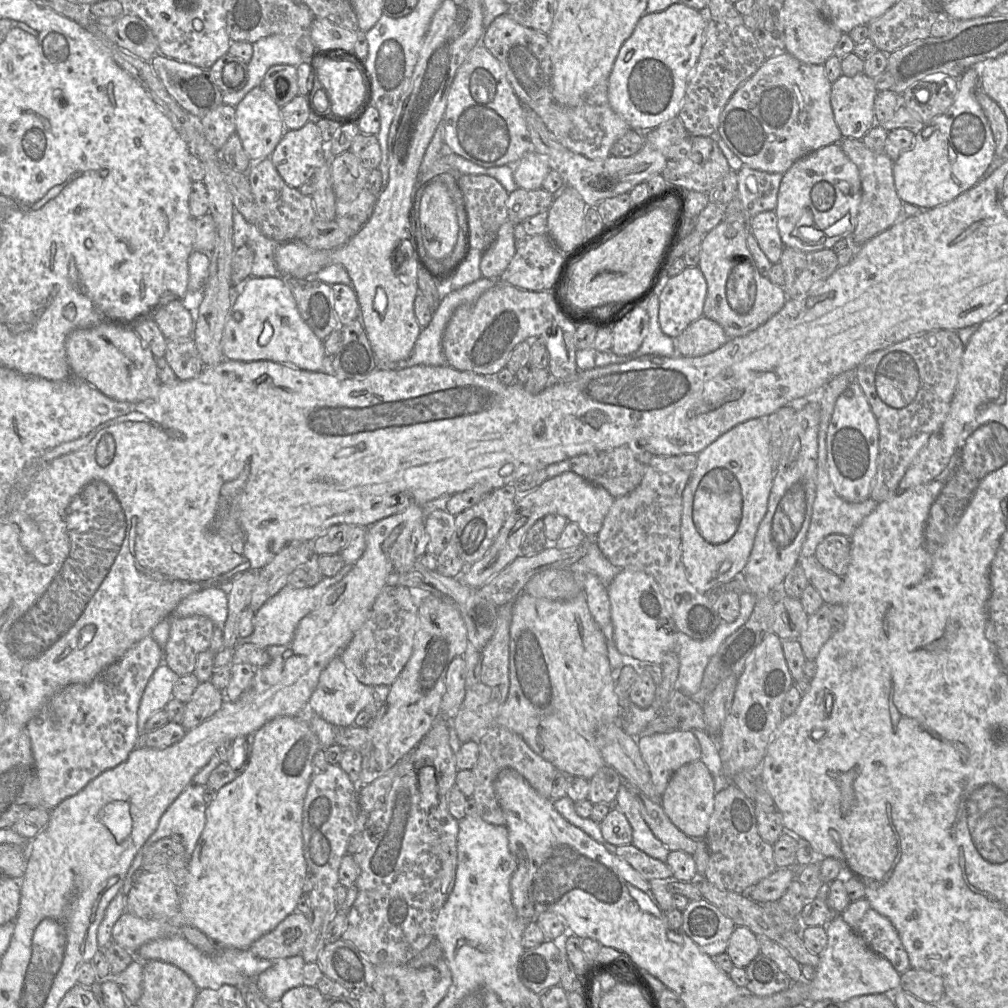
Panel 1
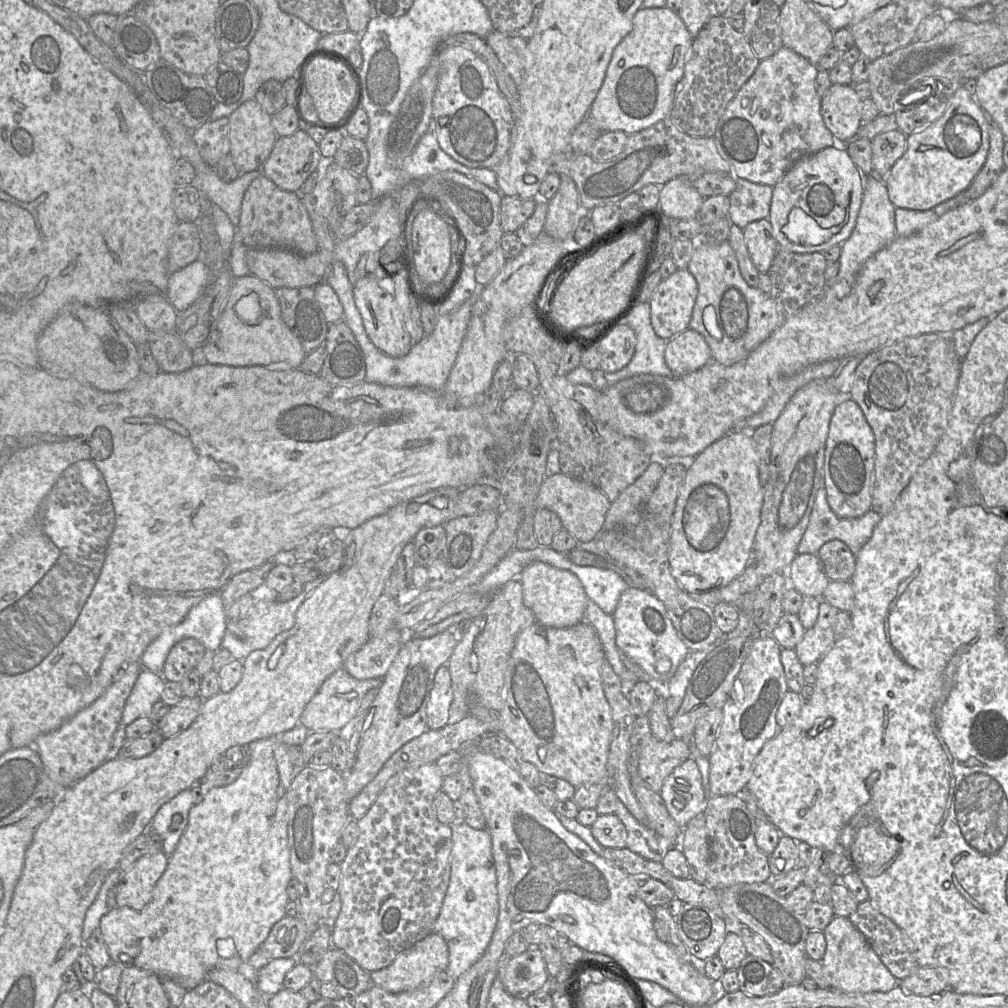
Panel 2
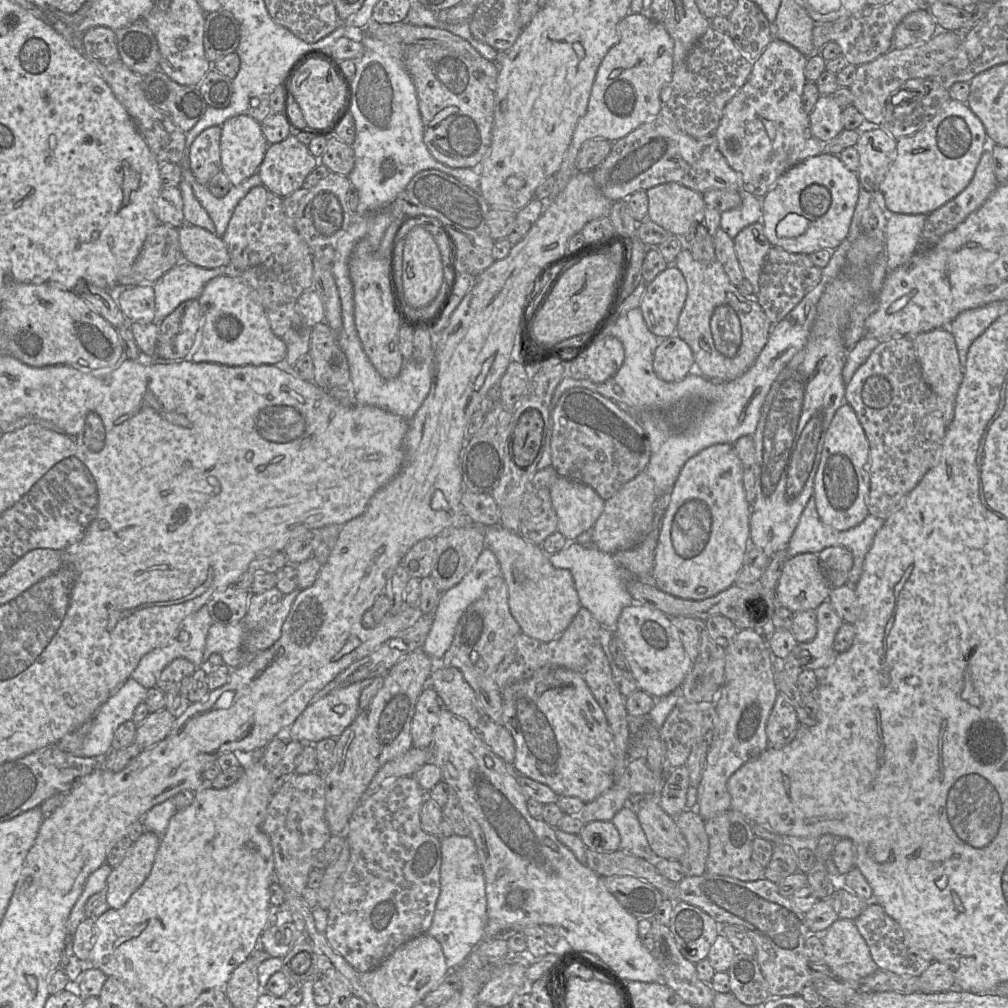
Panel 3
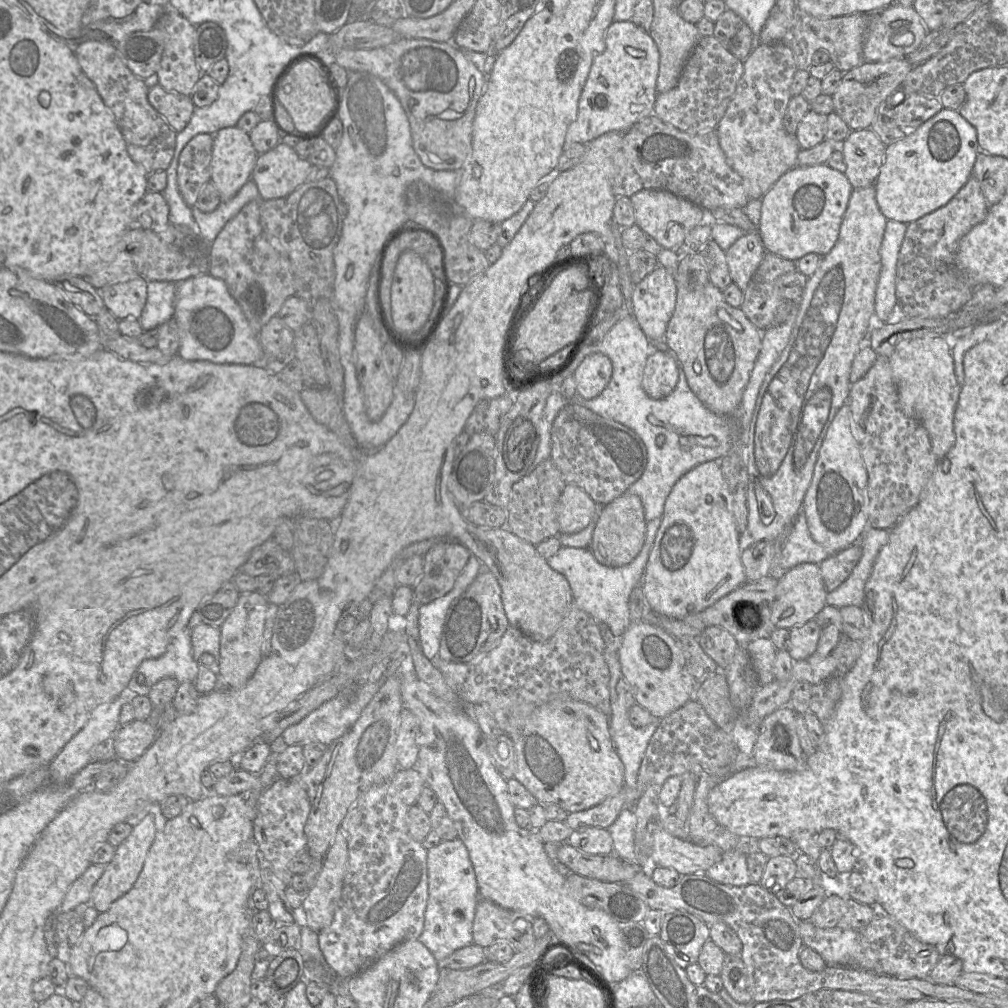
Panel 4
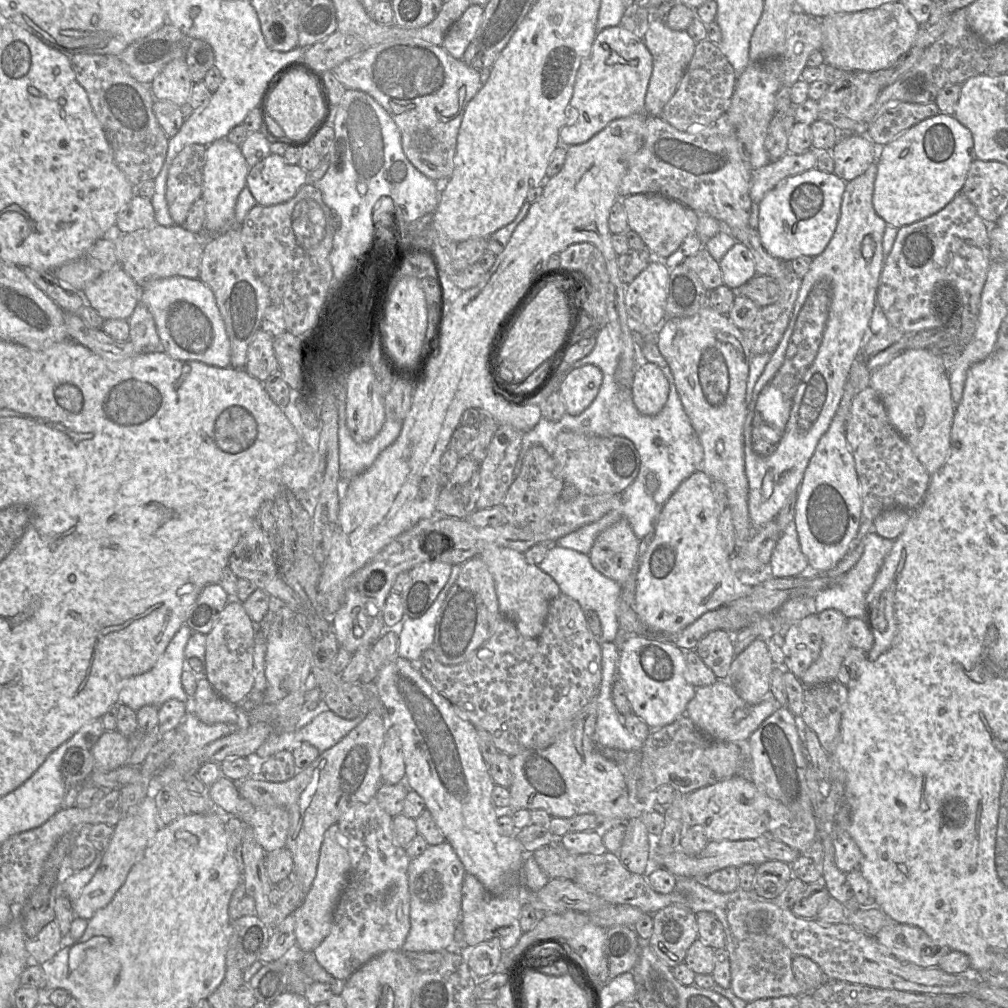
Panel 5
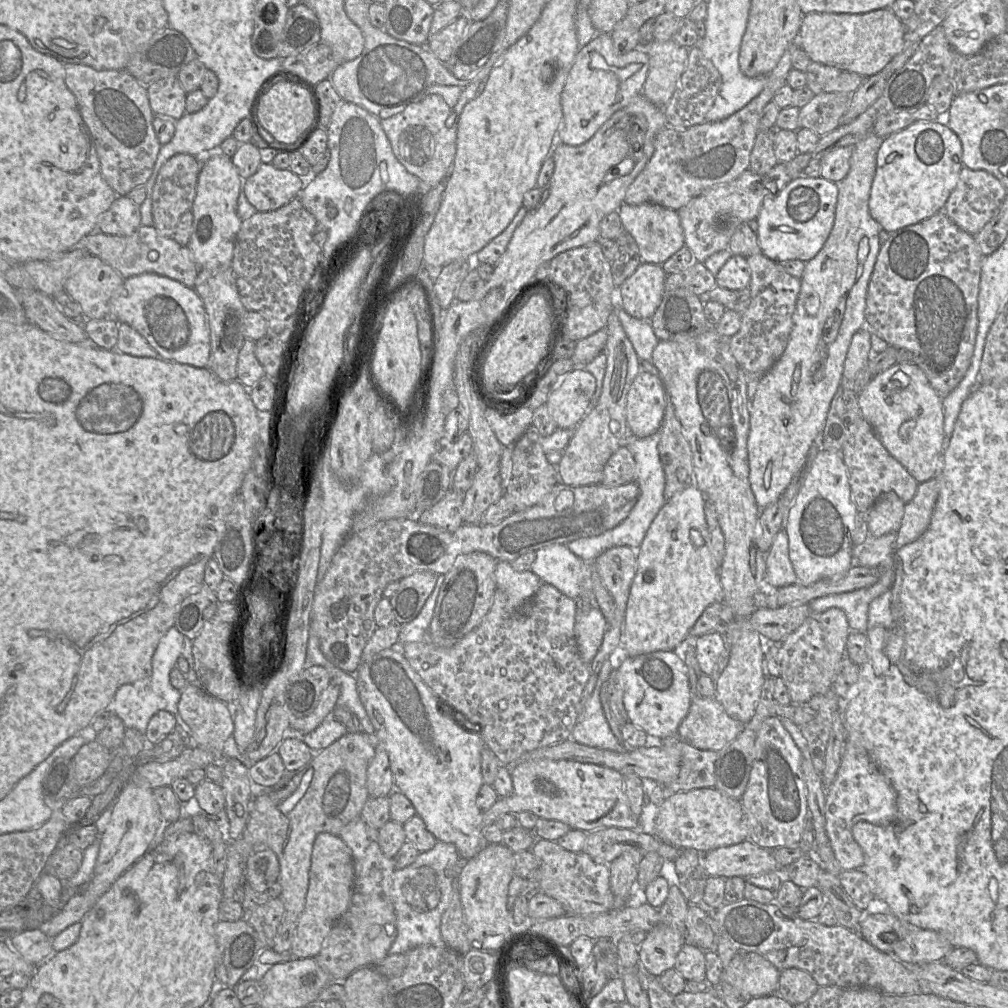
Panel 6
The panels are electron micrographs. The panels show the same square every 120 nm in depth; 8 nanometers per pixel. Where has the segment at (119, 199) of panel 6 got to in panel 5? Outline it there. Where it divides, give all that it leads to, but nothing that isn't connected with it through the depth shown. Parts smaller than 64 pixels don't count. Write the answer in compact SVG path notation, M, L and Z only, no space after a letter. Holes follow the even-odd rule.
M134 195L124 205L116 219L116 227L122 234L147 230L158 225L155 220L155 212L150 199Z

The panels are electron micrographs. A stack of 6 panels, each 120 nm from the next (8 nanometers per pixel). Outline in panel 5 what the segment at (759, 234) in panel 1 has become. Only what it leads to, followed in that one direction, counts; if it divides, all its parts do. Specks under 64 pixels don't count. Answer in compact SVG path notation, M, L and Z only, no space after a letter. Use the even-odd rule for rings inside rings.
M737 242L721 259L723 285L731 289L746 284L757 275L755 262L749 249Z

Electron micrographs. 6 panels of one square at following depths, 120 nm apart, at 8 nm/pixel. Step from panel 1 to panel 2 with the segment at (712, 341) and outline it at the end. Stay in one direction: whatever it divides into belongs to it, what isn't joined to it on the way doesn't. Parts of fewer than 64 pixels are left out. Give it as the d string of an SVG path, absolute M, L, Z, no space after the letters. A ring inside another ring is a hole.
M691 328L667 341L664 357L675 377L697 371L712 361L711 349L705 338Z

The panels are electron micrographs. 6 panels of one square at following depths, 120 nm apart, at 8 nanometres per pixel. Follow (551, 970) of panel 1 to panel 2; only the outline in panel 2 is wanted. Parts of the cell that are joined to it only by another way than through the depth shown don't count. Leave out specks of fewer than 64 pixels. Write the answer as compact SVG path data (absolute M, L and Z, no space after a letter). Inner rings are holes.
M528 949L515 957L503 955L499 979L513 997L526 1000L531 994L544 989L550 979L541 951Z

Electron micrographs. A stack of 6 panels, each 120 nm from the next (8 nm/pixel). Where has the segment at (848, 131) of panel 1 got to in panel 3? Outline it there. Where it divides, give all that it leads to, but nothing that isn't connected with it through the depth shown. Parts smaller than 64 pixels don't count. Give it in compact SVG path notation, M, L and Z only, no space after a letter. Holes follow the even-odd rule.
M831 95L820 96L809 114L811 134L824 142L835 138L843 131L842 107Z

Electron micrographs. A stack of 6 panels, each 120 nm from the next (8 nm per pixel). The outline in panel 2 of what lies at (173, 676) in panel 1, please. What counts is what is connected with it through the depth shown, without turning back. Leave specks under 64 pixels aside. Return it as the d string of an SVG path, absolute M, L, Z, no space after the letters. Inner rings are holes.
M142 670L126 701L122 719L115 732L110 757L118 757L126 738L126 728L141 717L148 717L153 705L161 699L165 686L162 673Z

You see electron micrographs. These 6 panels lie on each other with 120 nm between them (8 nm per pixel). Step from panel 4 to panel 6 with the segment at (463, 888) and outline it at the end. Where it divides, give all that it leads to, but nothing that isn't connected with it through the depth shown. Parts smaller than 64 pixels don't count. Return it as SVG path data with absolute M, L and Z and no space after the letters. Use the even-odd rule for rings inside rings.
M438 841L431 850L420 853L412 864L393 872L392 901L396 913L397 935L388 955L405 954L423 945L444 945L440 930L441 918L451 902L454 884L459 879L463 862L465 860L460 857L454 844Z

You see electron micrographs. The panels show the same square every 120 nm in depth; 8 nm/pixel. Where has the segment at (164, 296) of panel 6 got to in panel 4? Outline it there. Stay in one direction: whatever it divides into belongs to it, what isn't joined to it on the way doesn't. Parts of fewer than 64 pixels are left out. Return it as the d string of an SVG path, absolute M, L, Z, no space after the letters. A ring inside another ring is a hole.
M206 273L176 282L174 307L172 318L179 331L179 357L187 361L206 360L222 364L250 365L261 362L263 350L258 339L259 333L252 329L240 306L230 295L226 284L221 279Z

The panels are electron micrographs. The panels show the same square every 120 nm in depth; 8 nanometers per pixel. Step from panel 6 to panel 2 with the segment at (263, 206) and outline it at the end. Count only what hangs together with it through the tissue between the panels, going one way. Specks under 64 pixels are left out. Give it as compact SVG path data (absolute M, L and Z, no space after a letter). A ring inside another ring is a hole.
M299 128L291 136L278 137L261 172L282 190L297 192L324 162L318 143Z

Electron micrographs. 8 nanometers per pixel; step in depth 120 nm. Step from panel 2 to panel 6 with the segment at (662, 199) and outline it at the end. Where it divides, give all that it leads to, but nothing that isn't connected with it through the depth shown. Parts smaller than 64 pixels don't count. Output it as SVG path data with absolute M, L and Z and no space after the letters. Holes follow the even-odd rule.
M622 203L618 209L623 227L635 239L642 262L662 265L685 246L684 231L677 211L654 203L629 205Z

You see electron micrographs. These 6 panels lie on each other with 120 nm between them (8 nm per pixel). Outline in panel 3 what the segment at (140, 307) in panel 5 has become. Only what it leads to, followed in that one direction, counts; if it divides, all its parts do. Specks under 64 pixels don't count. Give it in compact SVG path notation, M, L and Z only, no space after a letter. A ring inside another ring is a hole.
M180 261L153 284L156 306L154 322L165 319L183 302L197 299L210 280L232 273L229 265L209 269Z

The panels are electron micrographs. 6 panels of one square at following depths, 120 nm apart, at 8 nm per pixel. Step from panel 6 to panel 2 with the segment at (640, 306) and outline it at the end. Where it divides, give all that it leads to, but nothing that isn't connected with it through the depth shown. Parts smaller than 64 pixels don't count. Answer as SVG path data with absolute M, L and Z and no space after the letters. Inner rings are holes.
M688 269L663 279L649 300L655 333L668 341L689 328L698 284Z

